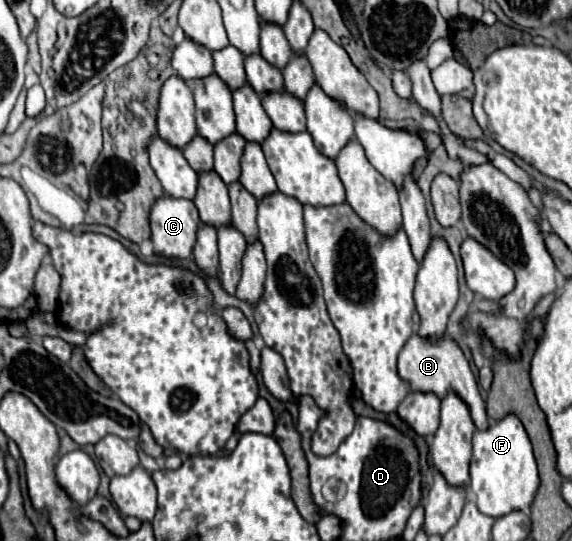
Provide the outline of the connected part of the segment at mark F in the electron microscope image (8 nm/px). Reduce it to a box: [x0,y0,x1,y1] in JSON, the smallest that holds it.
[469,414,539,518]

